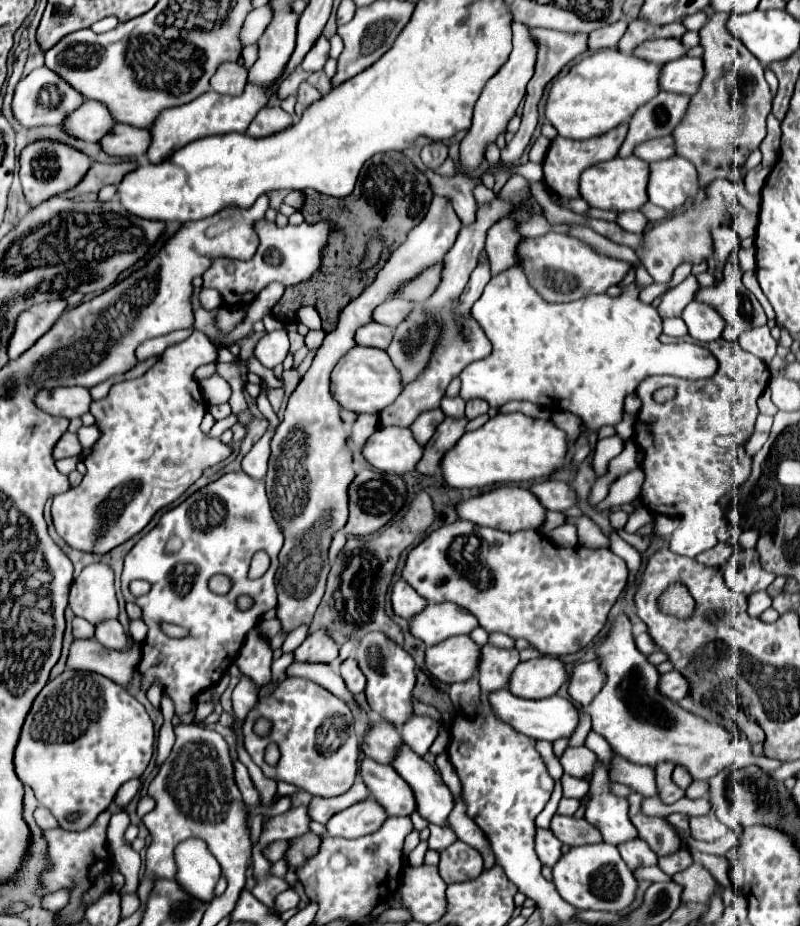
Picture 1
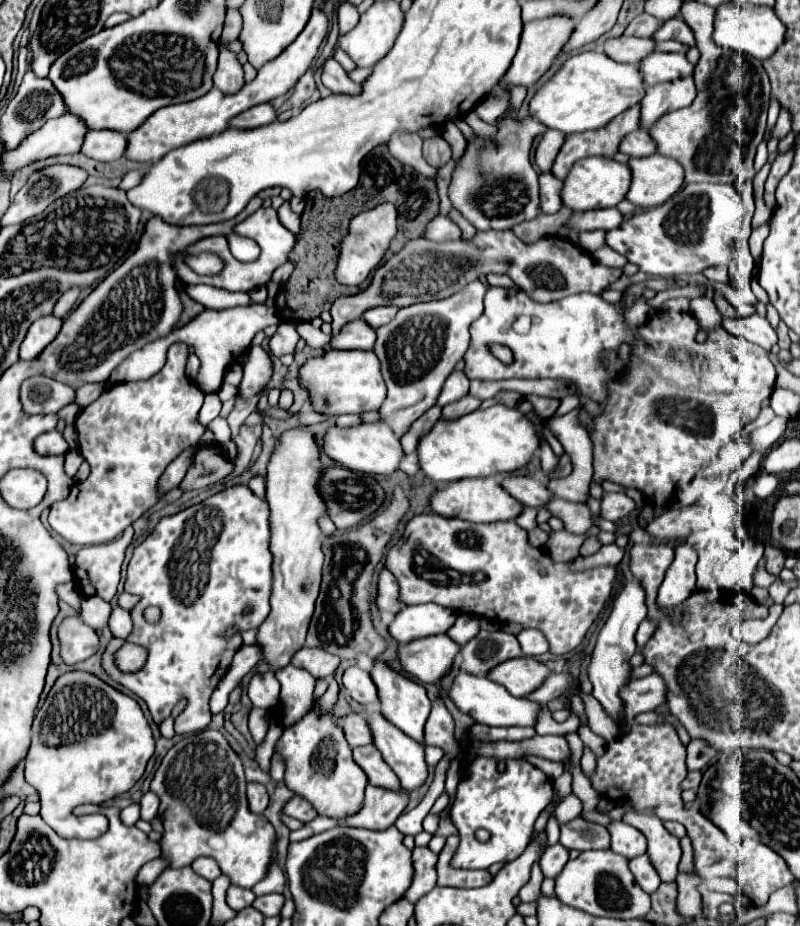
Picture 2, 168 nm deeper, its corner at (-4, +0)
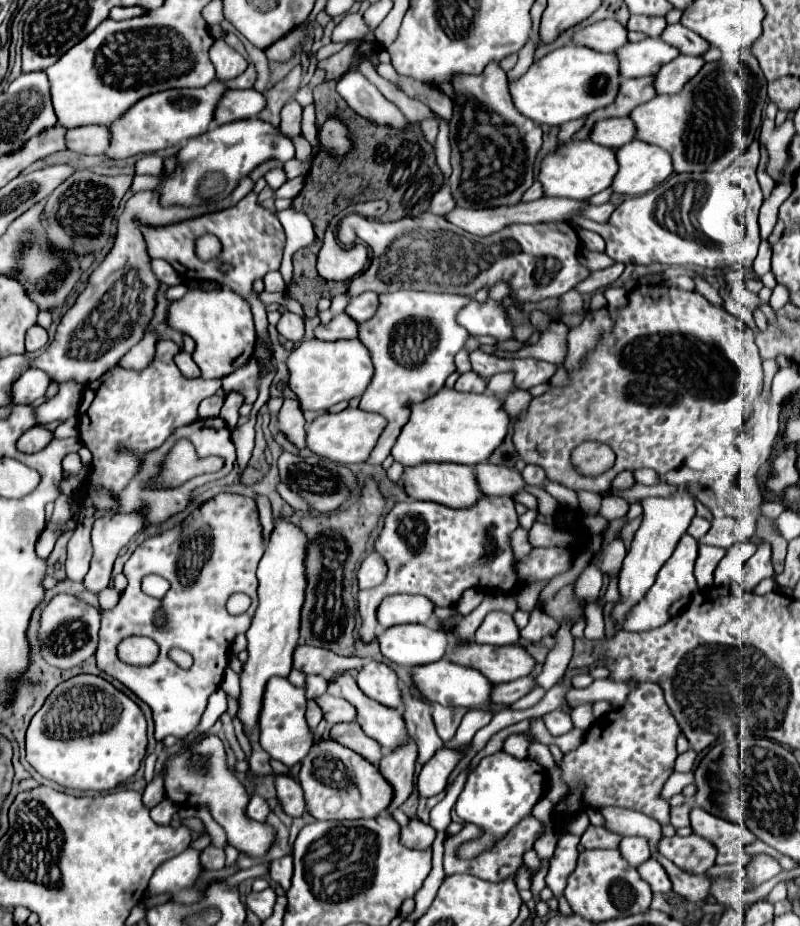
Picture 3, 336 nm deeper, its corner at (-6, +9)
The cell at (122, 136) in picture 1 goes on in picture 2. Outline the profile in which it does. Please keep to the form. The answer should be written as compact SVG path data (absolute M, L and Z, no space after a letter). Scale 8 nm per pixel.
M87 131L81 153L95 161L117 161L123 157L127 137L117 131Z

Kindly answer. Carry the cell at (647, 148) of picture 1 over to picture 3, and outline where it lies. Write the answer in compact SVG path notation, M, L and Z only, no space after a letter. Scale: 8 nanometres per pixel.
M609 118L605 122L597 122L597 126L593 126L593 134L589 136L589 140L613 150L633 142L635 138L637 130L631 118Z

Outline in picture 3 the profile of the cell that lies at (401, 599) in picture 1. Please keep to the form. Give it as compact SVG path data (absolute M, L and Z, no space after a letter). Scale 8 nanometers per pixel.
M371 552L371 554L363 560L363 564L361 564L359 572L357 572L359 588L361 588L361 590L375 588L375 586L383 584L385 576L387 576L387 564L385 564L385 560L383 560L377 552Z

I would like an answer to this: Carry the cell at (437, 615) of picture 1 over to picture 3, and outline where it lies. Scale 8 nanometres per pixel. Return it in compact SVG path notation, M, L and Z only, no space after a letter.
M395 594L385 598L377 610L377 620L383 628L399 624L427 624L435 618L435 604L425 596Z

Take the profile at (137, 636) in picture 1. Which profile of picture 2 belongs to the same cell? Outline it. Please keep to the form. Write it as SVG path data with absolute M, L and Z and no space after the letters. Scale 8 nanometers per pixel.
M113 605L111 609L111 619L109 619L109 629L113 633L113 637L121 637L121 639L127 639L127 635L131 633L131 615L129 611L121 609L119 605Z

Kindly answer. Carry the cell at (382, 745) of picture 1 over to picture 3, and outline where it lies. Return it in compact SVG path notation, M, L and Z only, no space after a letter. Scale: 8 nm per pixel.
M323 694L323 696L315 698L315 702L321 706L323 716L329 722L329 726L335 726L335 724L341 724L341 722L355 722L357 720L357 710L345 698Z

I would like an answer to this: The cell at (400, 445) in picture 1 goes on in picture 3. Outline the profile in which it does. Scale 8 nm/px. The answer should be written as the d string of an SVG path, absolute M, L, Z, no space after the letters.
M345 408L339 414L321 414L313 420L307 432L307 446L323 458L331 458L341 464L361 464L367 462L373 448L377 446L379 436L383 434L387 420L381 414L365 412L361 408Z

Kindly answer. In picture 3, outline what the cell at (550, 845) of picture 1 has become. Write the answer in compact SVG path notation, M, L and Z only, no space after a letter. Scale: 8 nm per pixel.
M565 834L557 842L555 854L549 862L549 872L545 876L545 882L555 896L563 894L565 878L569 872L573 872L573 866L575 866L577 856L579 856L577 844L579 844L579 836L575 836L575 834Z

